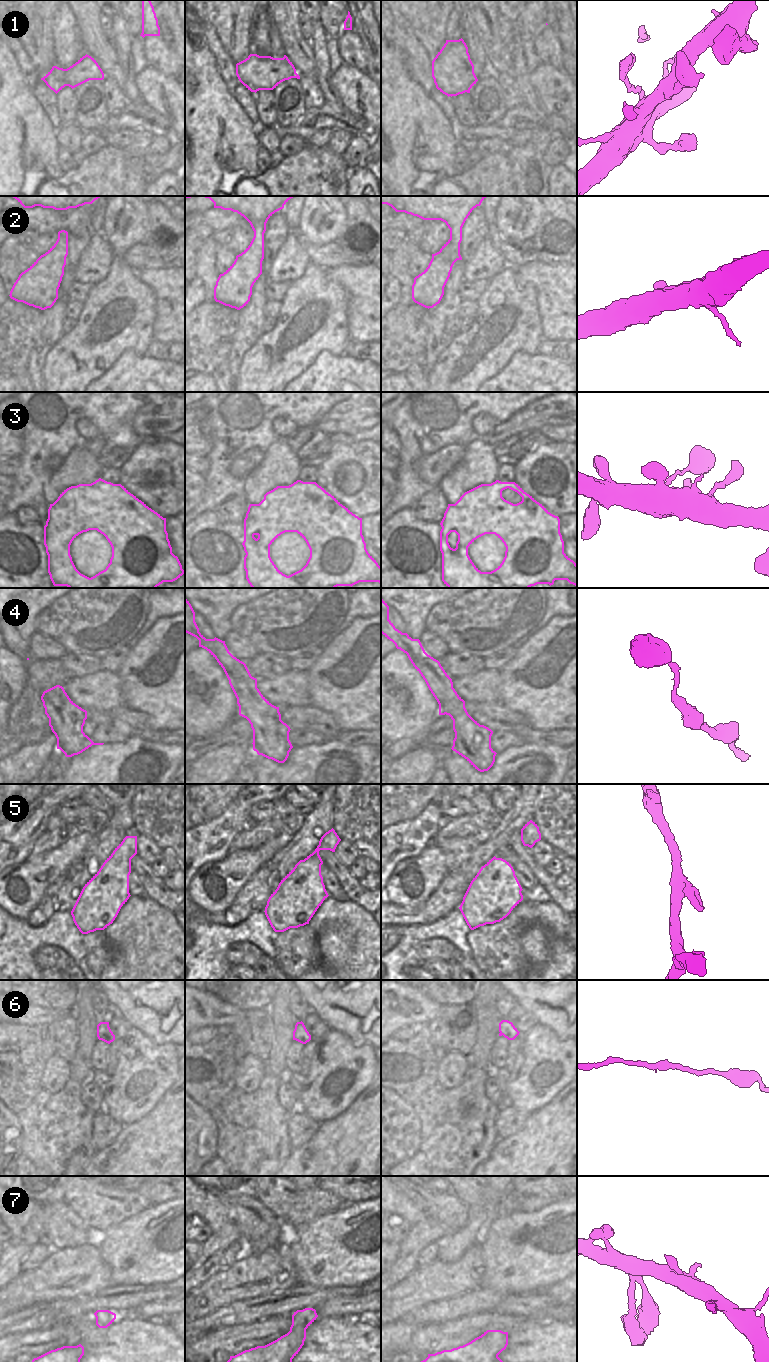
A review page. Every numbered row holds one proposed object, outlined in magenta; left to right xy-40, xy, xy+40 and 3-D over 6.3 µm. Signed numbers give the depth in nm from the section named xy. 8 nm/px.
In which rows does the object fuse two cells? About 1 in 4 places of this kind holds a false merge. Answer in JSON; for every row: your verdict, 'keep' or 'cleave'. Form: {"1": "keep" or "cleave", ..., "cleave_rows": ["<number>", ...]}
{"1": "keep", "2": "keep", "3": "keep", "4": "keep", "5": "keep", "6": "keep", "7": "keep", "cleave_rows": []}

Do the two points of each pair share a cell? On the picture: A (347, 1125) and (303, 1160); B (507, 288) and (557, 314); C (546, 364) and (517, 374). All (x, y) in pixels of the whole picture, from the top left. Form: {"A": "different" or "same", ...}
{"A": "same", "B": "different", "C": "same"}

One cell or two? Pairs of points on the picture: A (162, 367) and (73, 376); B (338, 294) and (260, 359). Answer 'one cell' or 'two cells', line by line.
A: two cells
B: one cell

